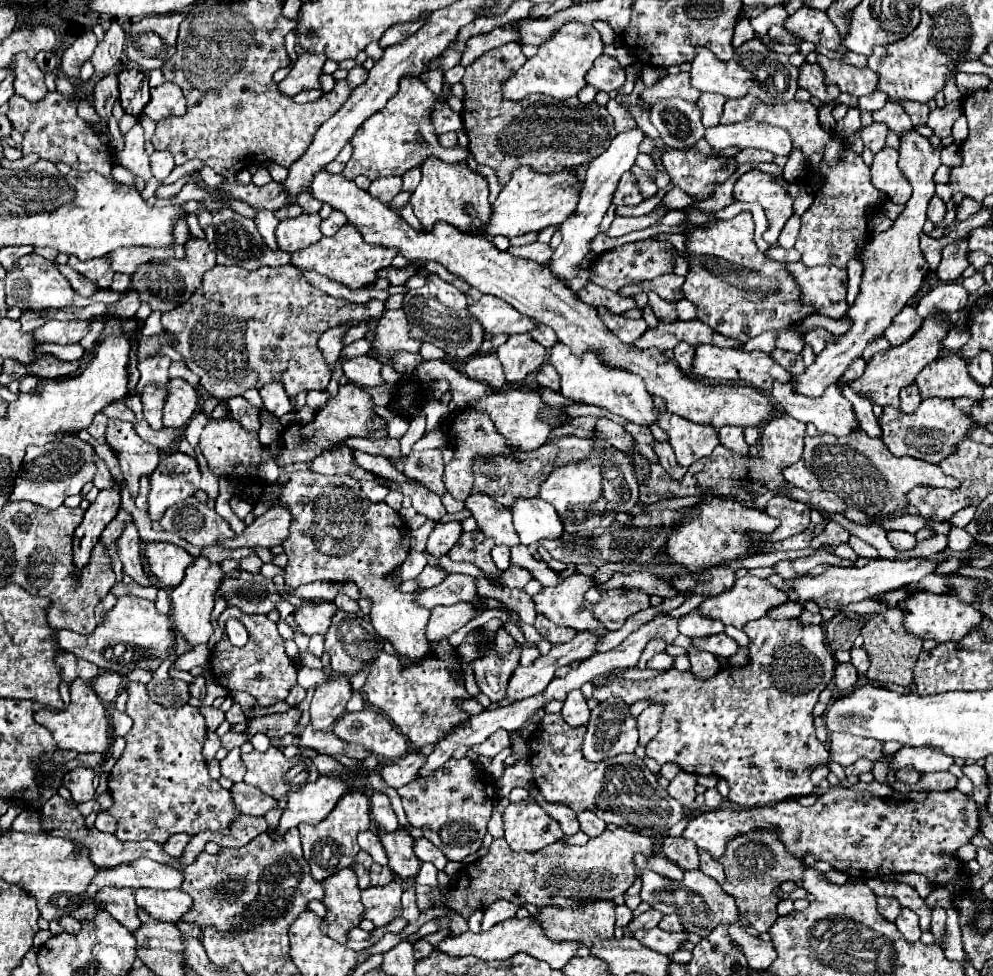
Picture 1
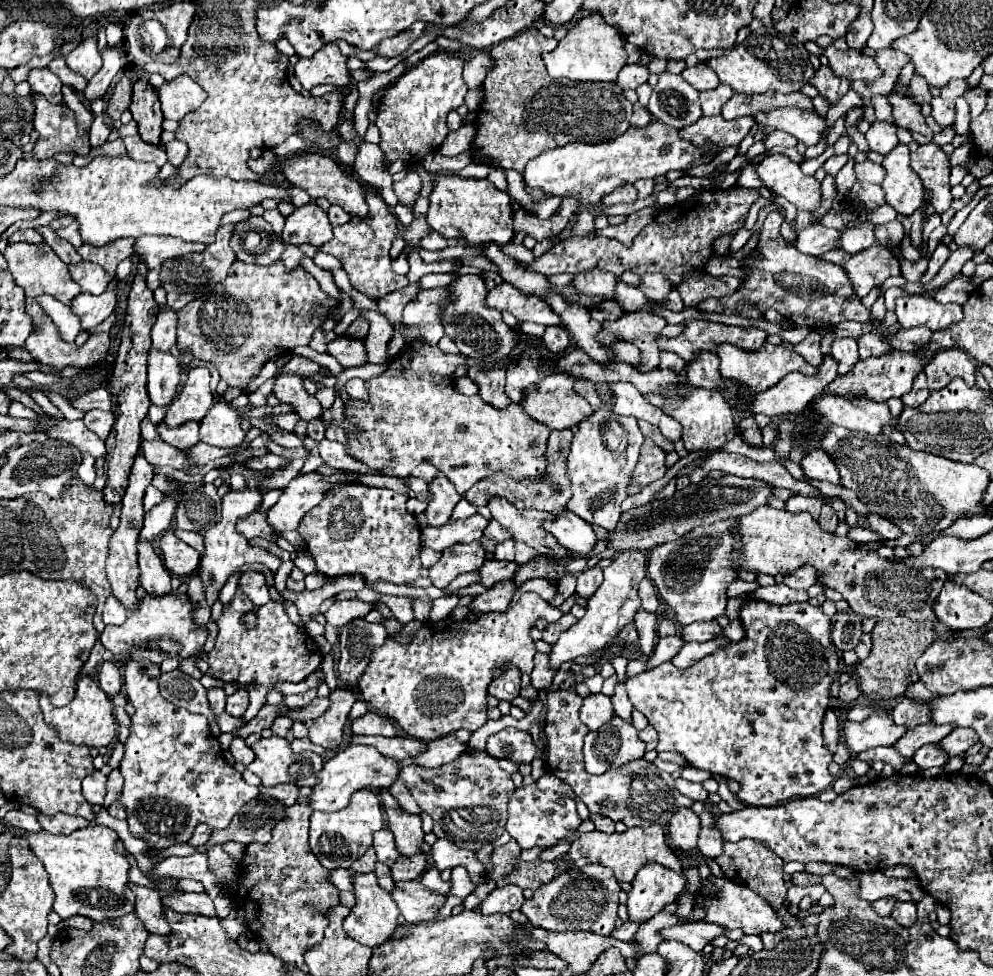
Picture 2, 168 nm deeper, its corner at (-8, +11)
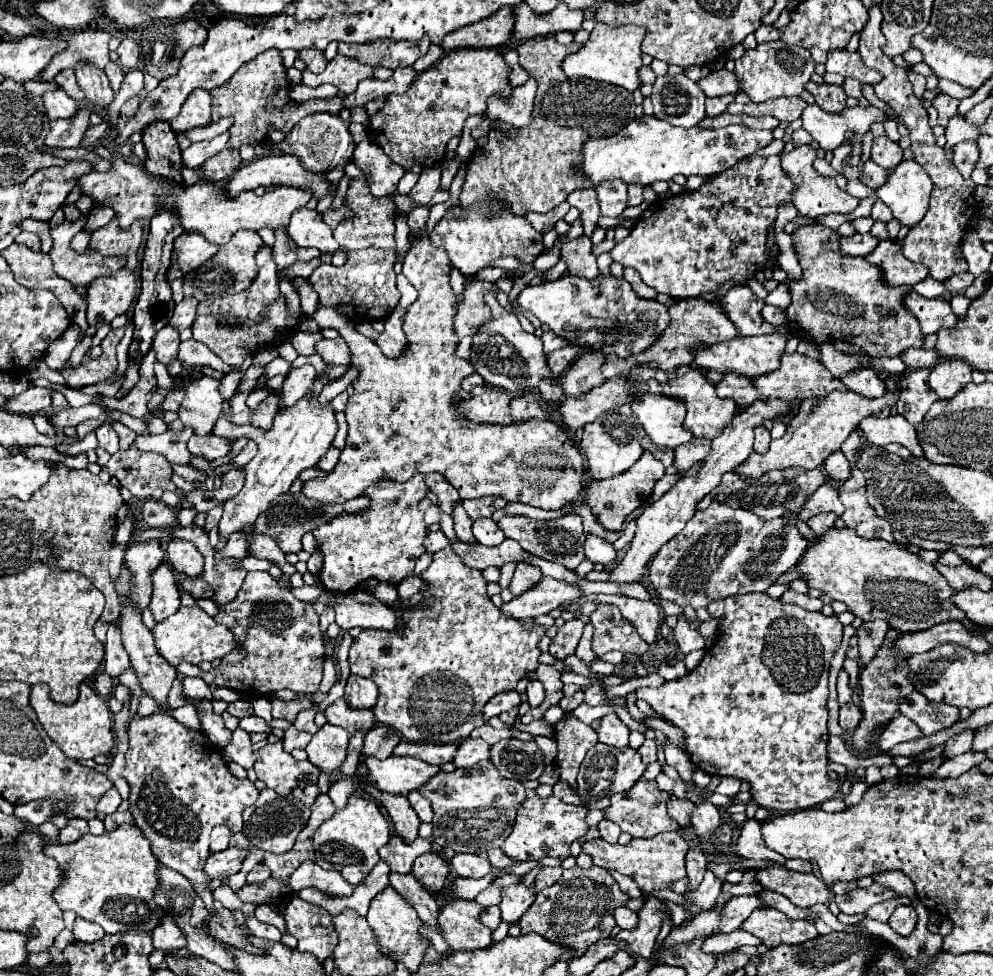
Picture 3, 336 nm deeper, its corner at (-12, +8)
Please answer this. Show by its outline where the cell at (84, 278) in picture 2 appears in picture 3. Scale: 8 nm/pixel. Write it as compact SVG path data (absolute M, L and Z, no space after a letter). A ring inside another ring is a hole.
M82 215L78 221L64 219L60 225L50 229L54 247L50 257L54 261L54 271L62 279L68 279L74 285L88 287L98 275L110 275L110 271L120 271L126 265L126 257L120 255L100 255L90 247L84 253L76 253L70 247L72 237L84 229L88 215Z

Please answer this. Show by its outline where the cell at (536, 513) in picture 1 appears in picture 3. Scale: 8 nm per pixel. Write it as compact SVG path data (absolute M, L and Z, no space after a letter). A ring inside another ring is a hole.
M586 535L584 551L592 563L602 563L602 565L610 565L618 557L618 551L612 547L612 543L608 543L596 535Z

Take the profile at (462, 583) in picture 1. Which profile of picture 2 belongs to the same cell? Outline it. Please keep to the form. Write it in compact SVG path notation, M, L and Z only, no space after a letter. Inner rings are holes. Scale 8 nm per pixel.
M486 560L478 570L476 574L480 576L478 584L482 584L484 588L490 588L494 586L496 582L502 582L502 580L508 580L514 576L516 572L516 564L514 562L498 562L498 560Z

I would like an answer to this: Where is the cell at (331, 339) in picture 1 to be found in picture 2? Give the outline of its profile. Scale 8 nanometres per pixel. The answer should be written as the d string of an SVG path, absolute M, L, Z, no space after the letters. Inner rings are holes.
M316 330L314 332L314 336L312 336L312 342L310 342L310 346L316 350L316 352L326 352L326 346L332 342L332 340L336 340L336 332L334 330L330 330L330 332L324 332L324 330Z

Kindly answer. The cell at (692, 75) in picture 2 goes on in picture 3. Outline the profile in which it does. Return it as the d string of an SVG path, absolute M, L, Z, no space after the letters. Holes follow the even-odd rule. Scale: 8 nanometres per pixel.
M726 67L714 69L706 79L700 79L698 85L702 87L702 91L708 97L720 97L720 95L726 95L726 93L738 93L740 91L736 73L728 71Z

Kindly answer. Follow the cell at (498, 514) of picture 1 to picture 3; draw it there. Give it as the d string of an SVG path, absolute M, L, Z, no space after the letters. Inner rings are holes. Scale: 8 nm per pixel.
M504 515L498 523L498 527L504 531L506 537L520 543L520 547L536 557L542 557L546 561L554 561L564 565L566 569L576 569L580 561L584 559L584 531L582 531L582 519L578 515L564 515L560 519L550 521L536 521L528 517L508 517Z

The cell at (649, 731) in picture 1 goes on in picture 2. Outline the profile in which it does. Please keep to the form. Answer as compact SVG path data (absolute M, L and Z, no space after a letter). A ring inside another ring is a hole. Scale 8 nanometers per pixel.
M648 724L648 726L640 732L640 738L646 742L646 750L656 748L656 744L658 744L658 732L656 732L656 728L654 728L652 724Z

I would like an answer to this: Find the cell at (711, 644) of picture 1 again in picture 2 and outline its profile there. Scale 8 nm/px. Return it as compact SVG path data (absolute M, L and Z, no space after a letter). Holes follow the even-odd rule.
M694 622L686 628L682 628L680 636L686 642L706 642L706 640L712 640L714 636L720 636L722 630L724 628L718 622Z

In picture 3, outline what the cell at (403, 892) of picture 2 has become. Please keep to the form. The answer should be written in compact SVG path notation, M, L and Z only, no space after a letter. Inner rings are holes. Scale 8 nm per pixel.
M452 901L440 911L438 925L452 951L474 951L494 943L492 929L480 923L484 911L476 901Z

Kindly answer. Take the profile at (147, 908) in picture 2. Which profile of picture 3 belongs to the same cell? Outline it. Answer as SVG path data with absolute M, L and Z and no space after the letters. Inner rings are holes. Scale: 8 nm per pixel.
M164 915L162 923L152 931L152 939L154 939L154 947L162 949L166 953L180 951L186 947L186 937L180 931L180 927L176 925L172 915Z

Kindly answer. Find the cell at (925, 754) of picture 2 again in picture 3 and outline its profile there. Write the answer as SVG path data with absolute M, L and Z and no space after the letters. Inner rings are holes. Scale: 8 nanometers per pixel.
M964 729L962 733L958 733L958 735L954 735L952 739L946 741L944 755L950 759L954 755L970 751L972 749L972 741L974 741L974 729Z

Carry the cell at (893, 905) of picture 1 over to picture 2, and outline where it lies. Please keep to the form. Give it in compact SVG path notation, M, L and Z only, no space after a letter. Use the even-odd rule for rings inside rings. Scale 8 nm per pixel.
M880 898L880 900L872 902L874 910L876 910L880 916L890 916L890 912L892 912L894 904L896 904L896 900L894 900L894 898Z

